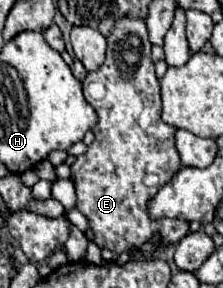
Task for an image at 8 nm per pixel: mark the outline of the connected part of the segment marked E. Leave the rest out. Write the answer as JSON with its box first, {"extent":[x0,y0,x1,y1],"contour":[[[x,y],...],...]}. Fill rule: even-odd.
{"extent":[71,18,189,256],"contour":[[[121,18],[107,38],[105,64],[97,72],[87,74],[83,82],[83,94],[97,112],[97,124],[93,128],[93,144],[71,164],[71,182],[77,192],[77,210],[89,220],[95,244],[115,254],[127,250],[131,256],[137,256],[141,244],[149,242],[155,234],[161,236],[157,248],[165,248],[167,244],[177,244],[189,232],[189,222],[153,220],[147,210],[157,190],[181,168],[175,150],[175,128],[161,120],[159,82],[149,54],[151,42],[145,22]],[[125,54],[141,56],[139,62],[131,62]]]}

